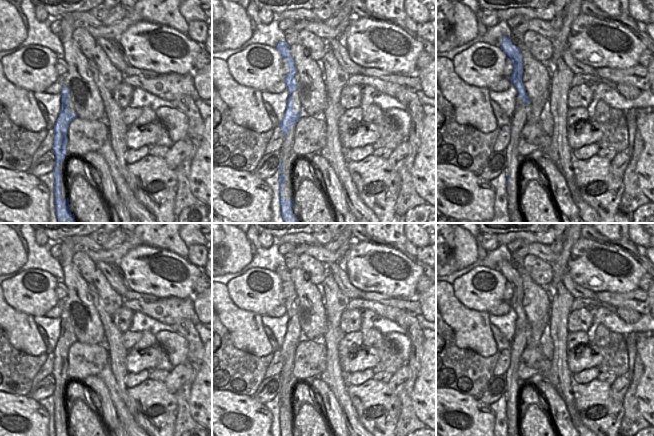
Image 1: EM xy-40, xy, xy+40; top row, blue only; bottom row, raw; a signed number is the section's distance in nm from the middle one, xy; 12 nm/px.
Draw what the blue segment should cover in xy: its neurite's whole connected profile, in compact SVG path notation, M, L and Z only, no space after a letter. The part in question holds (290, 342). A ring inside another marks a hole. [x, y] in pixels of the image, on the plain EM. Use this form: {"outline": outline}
{"outline": "M286 265L279 266L275 271L281 278L282 282L285 282L289 291L289 297L284 301L286 307L286 313L289 315L287 322L286 334L283 339L283 344L279 348L283 355L283 360L286 361L288 356L291 354L291 350L296 348L297 345L302 341L302 332L300 337L293 335L293 322L291 318L297 315L297 307L295 305L295 299L297 294L294 289L294 284L290 278L290 269Z"}

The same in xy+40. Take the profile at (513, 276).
{"outline": "M503 260L501 271L507 282L513 287L513 296L509 301L511 308L513 308L519 317L518 322L521 322L525 328L530 327L526 318L526 313L522 306L523 300L523 281L518 270L514 269L509 261Z"}

